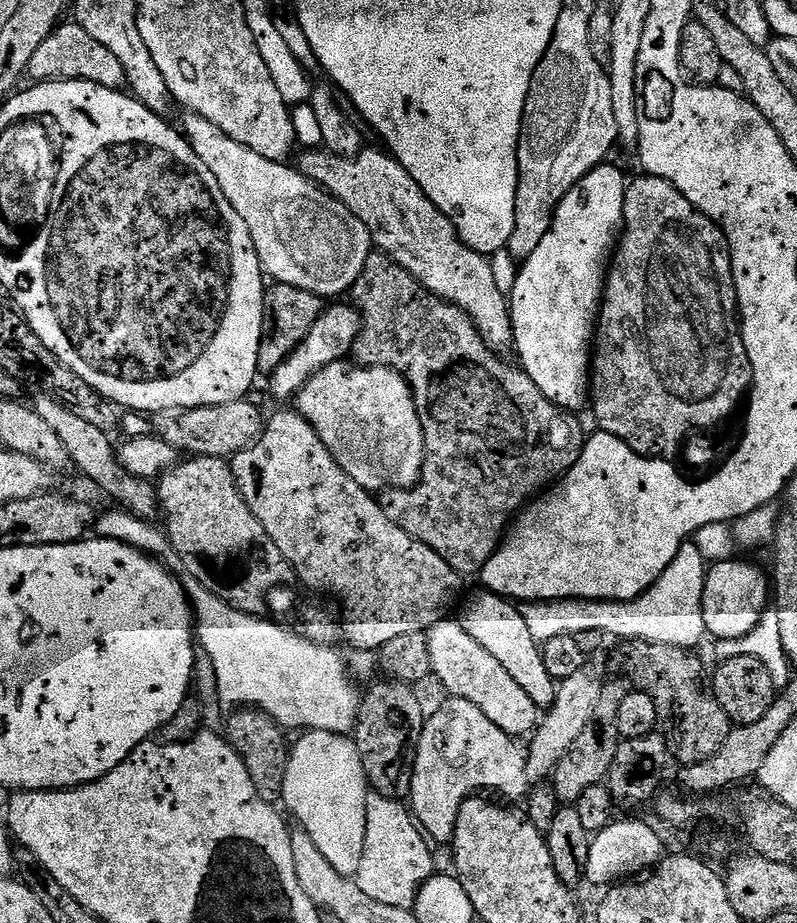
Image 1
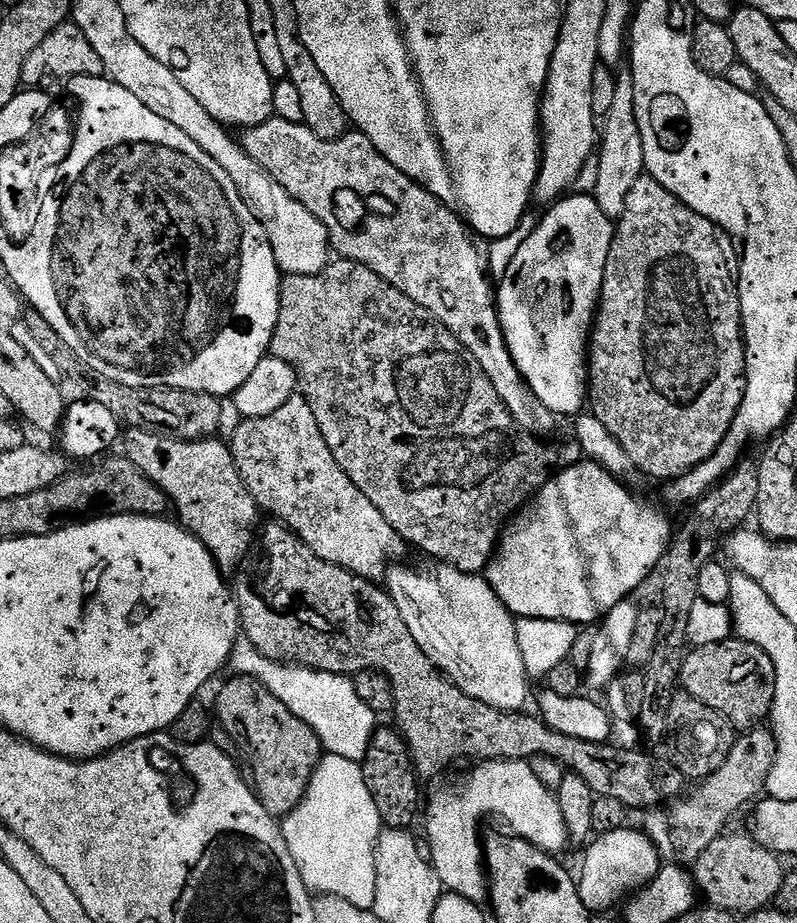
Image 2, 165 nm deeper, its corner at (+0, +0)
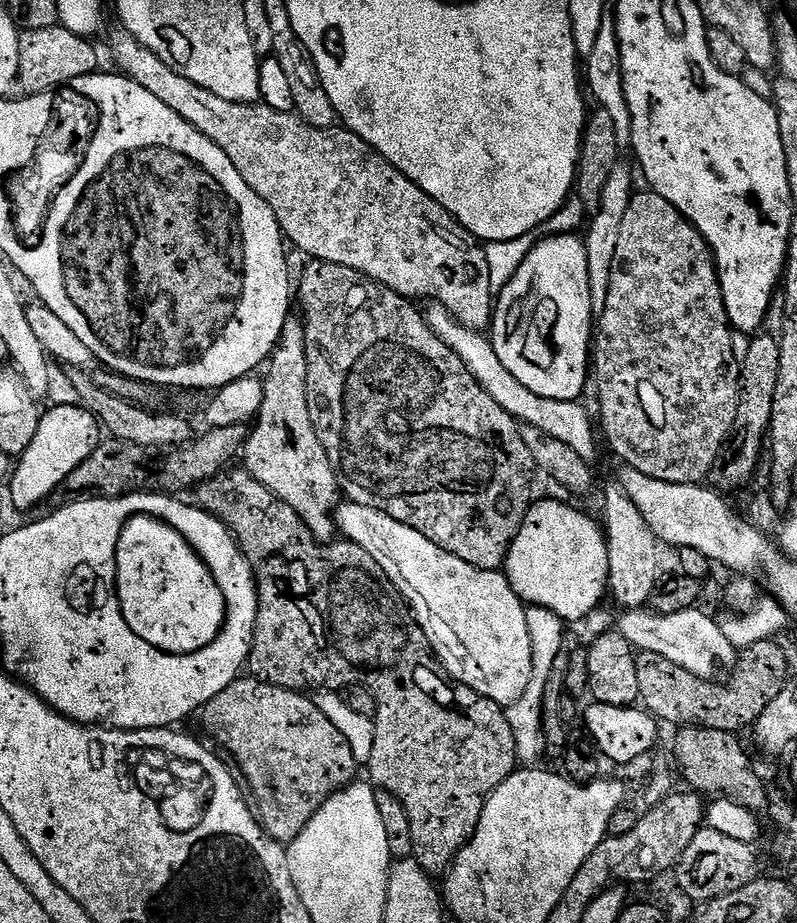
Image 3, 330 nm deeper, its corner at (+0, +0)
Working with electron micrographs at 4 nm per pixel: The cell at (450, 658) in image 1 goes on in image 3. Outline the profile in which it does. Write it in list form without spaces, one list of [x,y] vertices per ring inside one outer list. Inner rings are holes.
[[[344,502],[335,509],[334,515],[339,535],[362,546],[362,550],[366,550],[366,554],[370,554],[370,558],[382,566],[388,581],[399,590],[400,597],[412,609],[412,615],[426,634],[436,659],[454,679],[501,706],[518,702],[518,698],[526,694],[531,678],[531,644],[526,626],[526,605],[516,597],[503,571],[487,572],[470,566],[470,562],[462,562],[462,558],[434,546],[434,542],[418,534],[418,530],[373,508]]]

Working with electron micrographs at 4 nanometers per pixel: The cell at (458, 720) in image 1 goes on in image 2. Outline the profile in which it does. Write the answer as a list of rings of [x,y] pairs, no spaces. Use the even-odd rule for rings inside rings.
[[[485,760],[477,763],[476,768],[464,780],[464,785],[457,790],[456,796],[436,796],[428,804],[428,844],[426,840],[426,852],[430,857],[432,868],[438,874],[438,878],[443,882],[445,889],[448,892],[458,894],[462,898],[466,898],[472,904],[483,905],[488,900],[488,878],[486,875],[486,865],[484,862],[484,846],[482,843],[482,835],[480,836],[480,823],[483,822],[487,816],[497,816],[500,820],[505,820],[508,823],[507,831],[511,835],[520,837],[521,840],[529,840],[534,846],[538,846],[543,852],[550,852],[553,854],[560,854],[564,847],[569,847],[570,841],[568,839],[568,831],[566,830],[566,822],[562,818],[562,810],[558,806],[555,795],[549,791],[542,782],[538,782],[537,775],[531,770],[528,762],[523,760]]]

